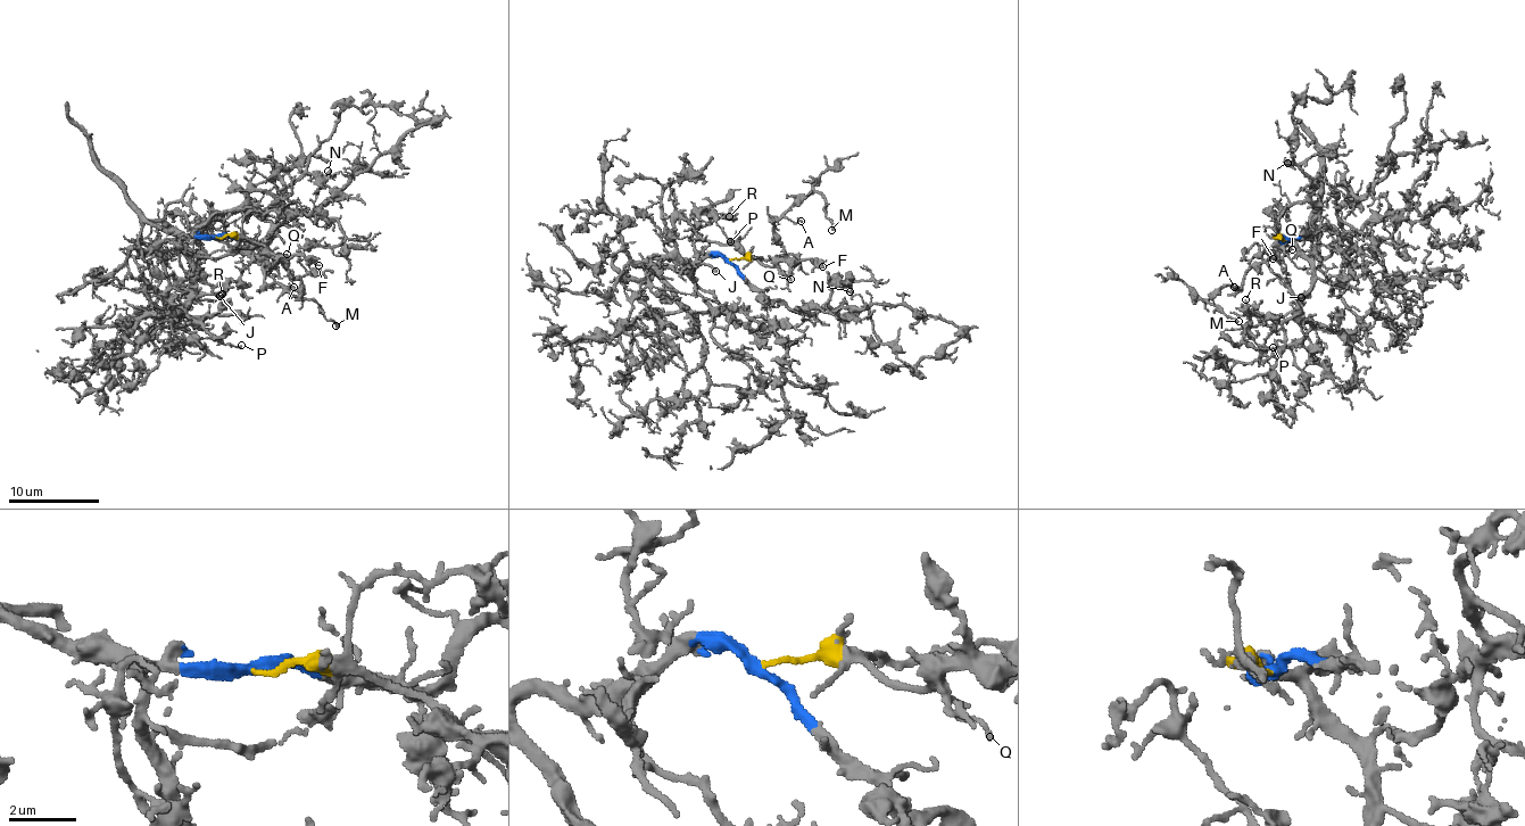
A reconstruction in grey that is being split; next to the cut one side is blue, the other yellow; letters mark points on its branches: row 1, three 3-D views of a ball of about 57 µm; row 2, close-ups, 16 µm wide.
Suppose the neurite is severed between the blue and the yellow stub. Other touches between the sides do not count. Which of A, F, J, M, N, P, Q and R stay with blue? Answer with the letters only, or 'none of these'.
J, N, P, R

